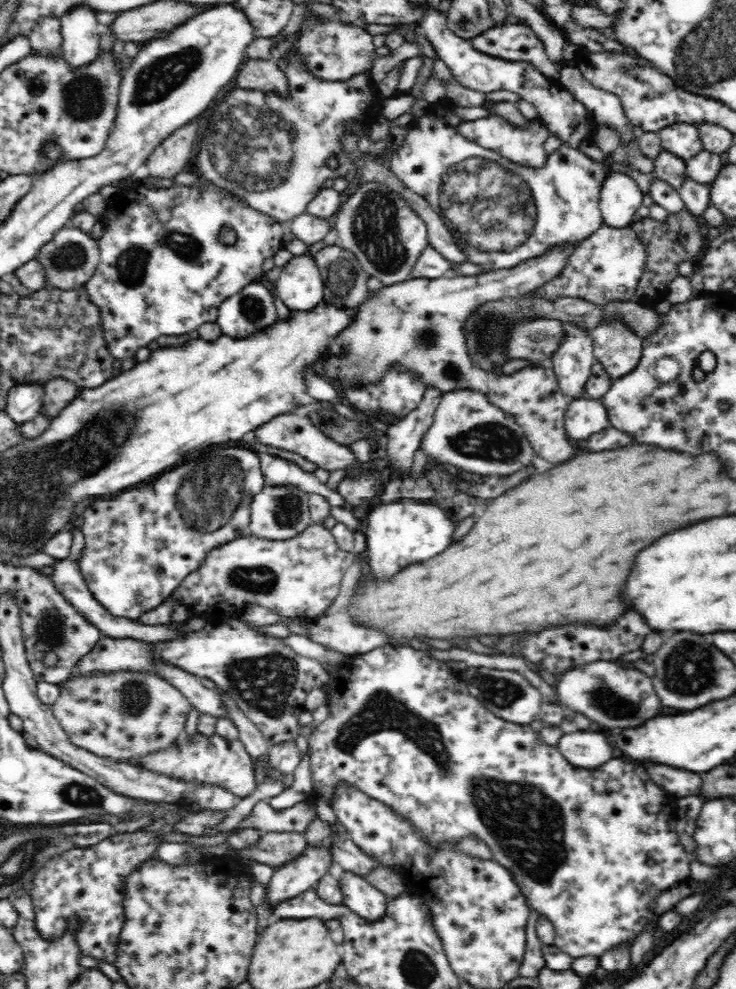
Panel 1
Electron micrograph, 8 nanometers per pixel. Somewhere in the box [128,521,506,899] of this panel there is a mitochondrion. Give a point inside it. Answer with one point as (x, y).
(266, 682)

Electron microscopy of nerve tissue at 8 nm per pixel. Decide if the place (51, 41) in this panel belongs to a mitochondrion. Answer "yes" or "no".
no

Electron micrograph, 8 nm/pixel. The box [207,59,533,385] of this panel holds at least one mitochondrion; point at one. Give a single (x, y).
(376, 233)

